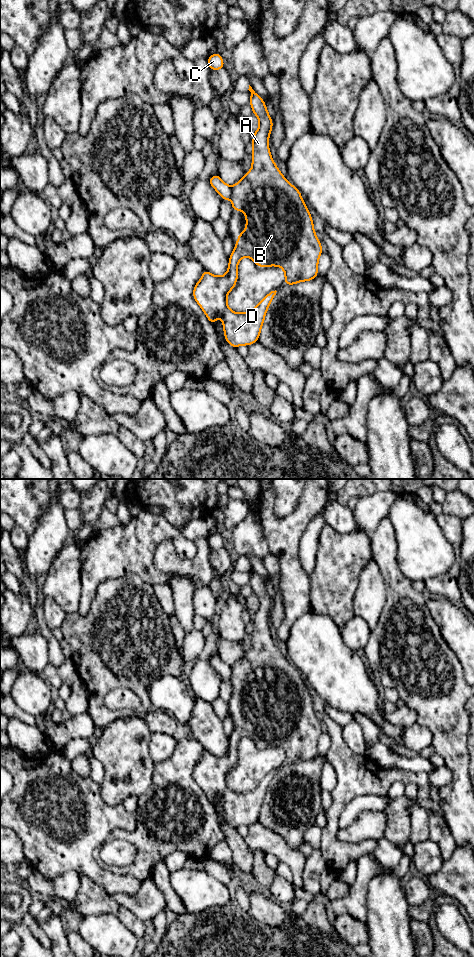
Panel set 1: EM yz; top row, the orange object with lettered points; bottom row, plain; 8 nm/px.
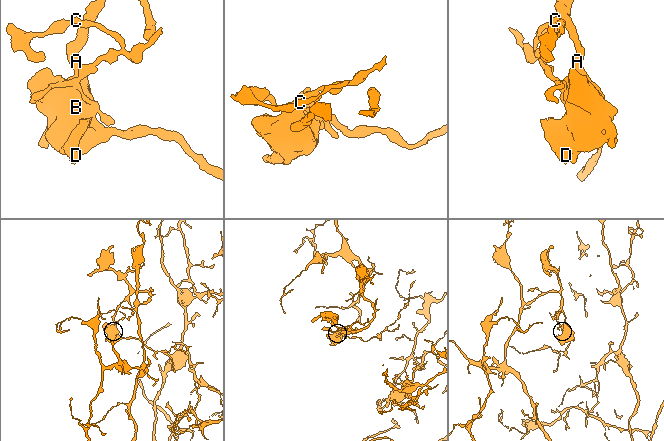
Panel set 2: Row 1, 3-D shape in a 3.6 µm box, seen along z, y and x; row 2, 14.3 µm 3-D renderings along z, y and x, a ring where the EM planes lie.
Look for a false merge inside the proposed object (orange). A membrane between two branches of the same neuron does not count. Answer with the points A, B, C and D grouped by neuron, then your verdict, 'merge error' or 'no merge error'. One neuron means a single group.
A B D / C; merge error

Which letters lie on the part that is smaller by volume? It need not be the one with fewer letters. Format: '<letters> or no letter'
C

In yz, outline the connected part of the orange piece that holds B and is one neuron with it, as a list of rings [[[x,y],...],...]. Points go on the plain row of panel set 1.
[[[250,565],[248,570],[252,574],[249,584],[259,599],[259,608],[253,614],[252,649],[232,667],[232,689],[246,694],[246,709],[238,716],[236,726],[229,737],[227,753],[216,757],[204,749],[202,758],[193,770],[195,781],[212,805],[218,796],[222,798],[225,819],[235,828],[240,825],[249,826],[258,821],[266,791],[277,772],[275,770],[268,773],[250,792],[231,791],[227,784],[227,775],[237,762],[237,746],[240,739],[250,737],[258,747],[280,746],[285,752],[284,765],[293,765],[313,760],[318,755],[318,739],[322,734],[312,697],[300,671],[286,660],[271,637],[268,622],[273,603],[265,582]]]

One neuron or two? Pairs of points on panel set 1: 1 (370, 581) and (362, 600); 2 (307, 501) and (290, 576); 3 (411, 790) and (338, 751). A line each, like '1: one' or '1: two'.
1: one
2: one
3: two

